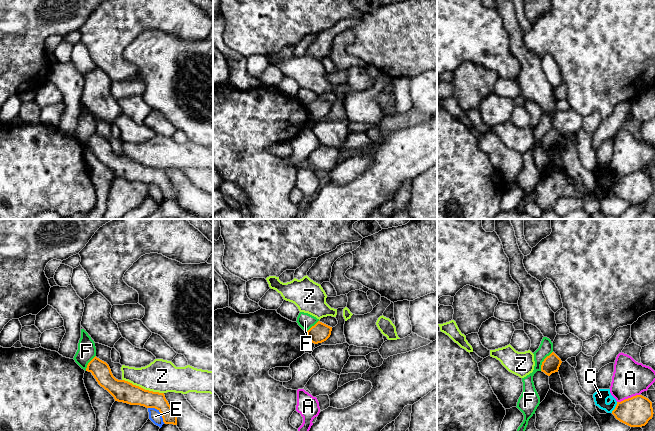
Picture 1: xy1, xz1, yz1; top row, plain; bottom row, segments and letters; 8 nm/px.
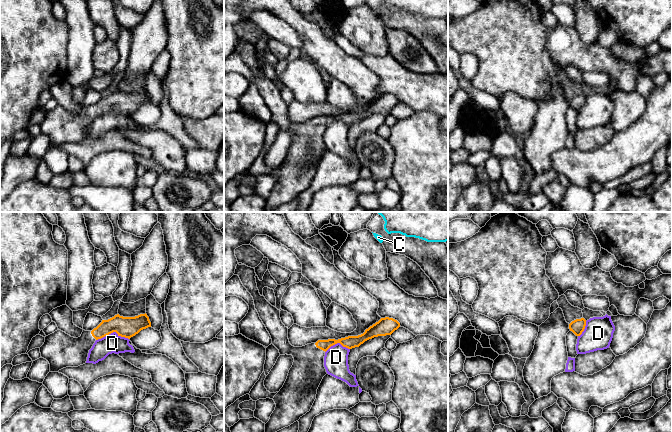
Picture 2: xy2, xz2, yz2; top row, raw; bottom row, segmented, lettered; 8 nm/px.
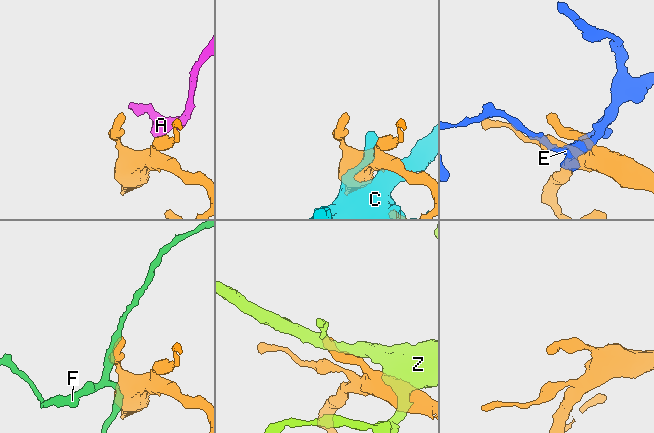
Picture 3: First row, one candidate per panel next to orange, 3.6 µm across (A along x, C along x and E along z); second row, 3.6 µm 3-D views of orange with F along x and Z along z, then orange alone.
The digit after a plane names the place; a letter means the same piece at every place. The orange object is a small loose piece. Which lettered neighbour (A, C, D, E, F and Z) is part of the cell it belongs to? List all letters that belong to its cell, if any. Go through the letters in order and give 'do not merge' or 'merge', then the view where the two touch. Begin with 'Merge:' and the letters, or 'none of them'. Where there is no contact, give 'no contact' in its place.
Merge: none of them
A: do not merge | yz1
C: do not merge | yz1
D: do not merge | xy2
E: do not merge | xy1
F: do not merge | yz1
Z: do not merge | xy1

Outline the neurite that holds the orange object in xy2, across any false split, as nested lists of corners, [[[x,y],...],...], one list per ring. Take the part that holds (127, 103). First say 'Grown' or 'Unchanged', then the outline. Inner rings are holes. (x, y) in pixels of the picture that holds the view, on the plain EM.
Grown. [[[119,90],[102,98],[92,107],[83,106],[78,114],[71,113],[61,106],[45,113],[40,123],[41,133],[50,140],[50,148],[58,148],[66,143],[78,143],[87,137],[89,126],[96,116],[113,108],[130,115],[141,106],[151,103],[147,90],[123,93]]]

